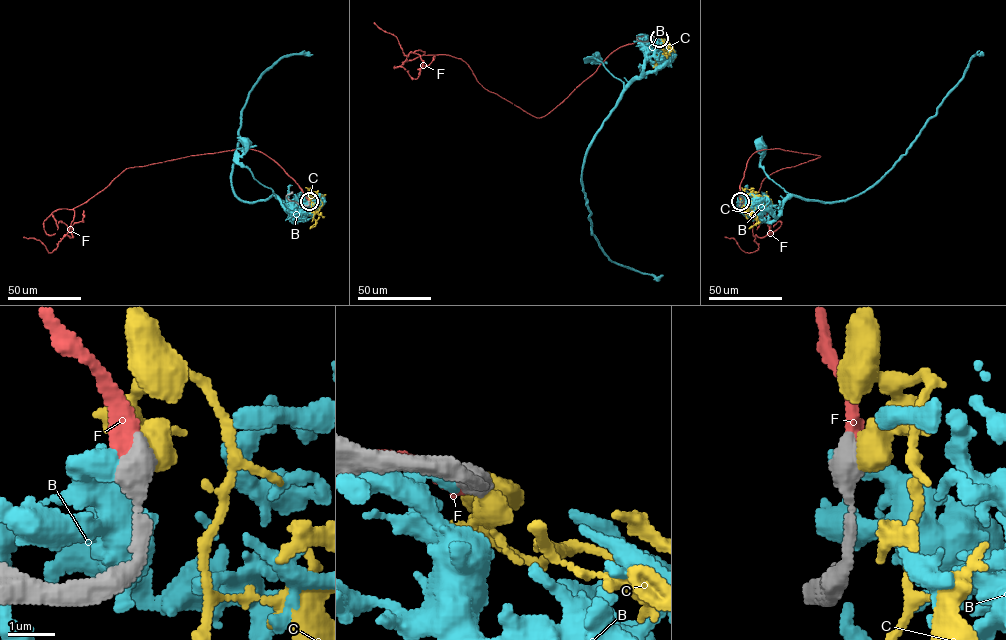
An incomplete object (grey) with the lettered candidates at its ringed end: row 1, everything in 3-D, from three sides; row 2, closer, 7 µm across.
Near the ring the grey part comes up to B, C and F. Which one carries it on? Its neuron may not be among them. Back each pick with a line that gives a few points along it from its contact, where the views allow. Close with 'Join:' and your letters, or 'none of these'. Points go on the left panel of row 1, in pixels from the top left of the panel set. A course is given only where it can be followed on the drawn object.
F: Its course: (309, 201), (269, 157), (240, 148), (126, 168), (73, 209), (69, 231), (52, 252), (39, 240), (23, 237)
Join: F

